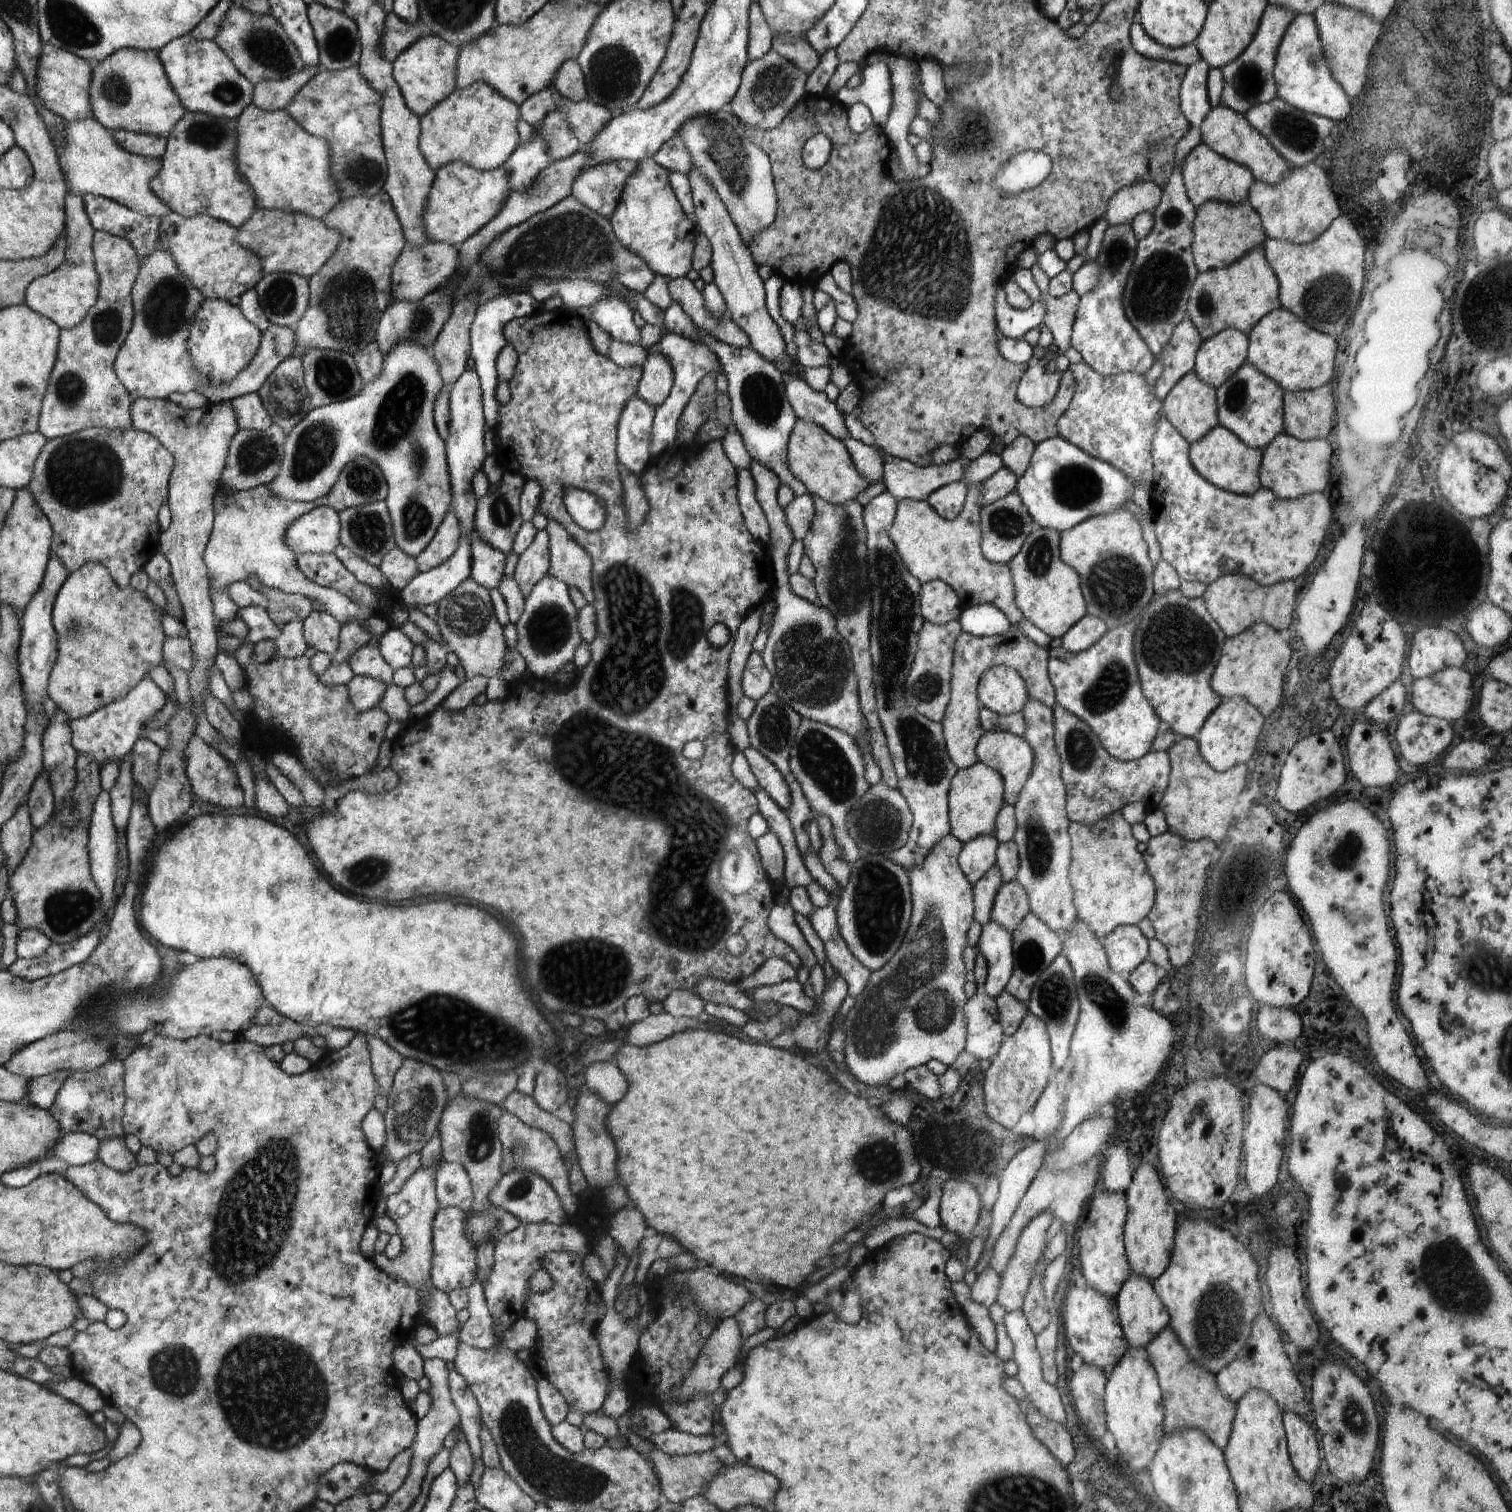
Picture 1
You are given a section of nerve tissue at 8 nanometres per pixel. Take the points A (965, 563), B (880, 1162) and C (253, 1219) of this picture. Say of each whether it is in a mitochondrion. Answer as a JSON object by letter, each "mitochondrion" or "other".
{"A":"other","B":"mitochondrion","C":"mitochondrion"}

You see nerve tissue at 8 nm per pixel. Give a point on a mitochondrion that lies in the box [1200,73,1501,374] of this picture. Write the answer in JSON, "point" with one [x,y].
{"point":[1327,300]}

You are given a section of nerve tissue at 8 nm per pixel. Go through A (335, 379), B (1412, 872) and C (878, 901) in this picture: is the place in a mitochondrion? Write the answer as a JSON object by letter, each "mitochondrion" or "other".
{"A":"mitochondrion","B":"other","C":"mitochondrion"}

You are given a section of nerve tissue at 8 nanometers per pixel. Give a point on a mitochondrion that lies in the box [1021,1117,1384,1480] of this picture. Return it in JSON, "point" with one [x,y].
{"point":[1218,1322]}

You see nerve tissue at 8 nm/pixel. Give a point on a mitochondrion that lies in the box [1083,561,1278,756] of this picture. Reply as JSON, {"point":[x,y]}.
{"point":[1176,640]}

